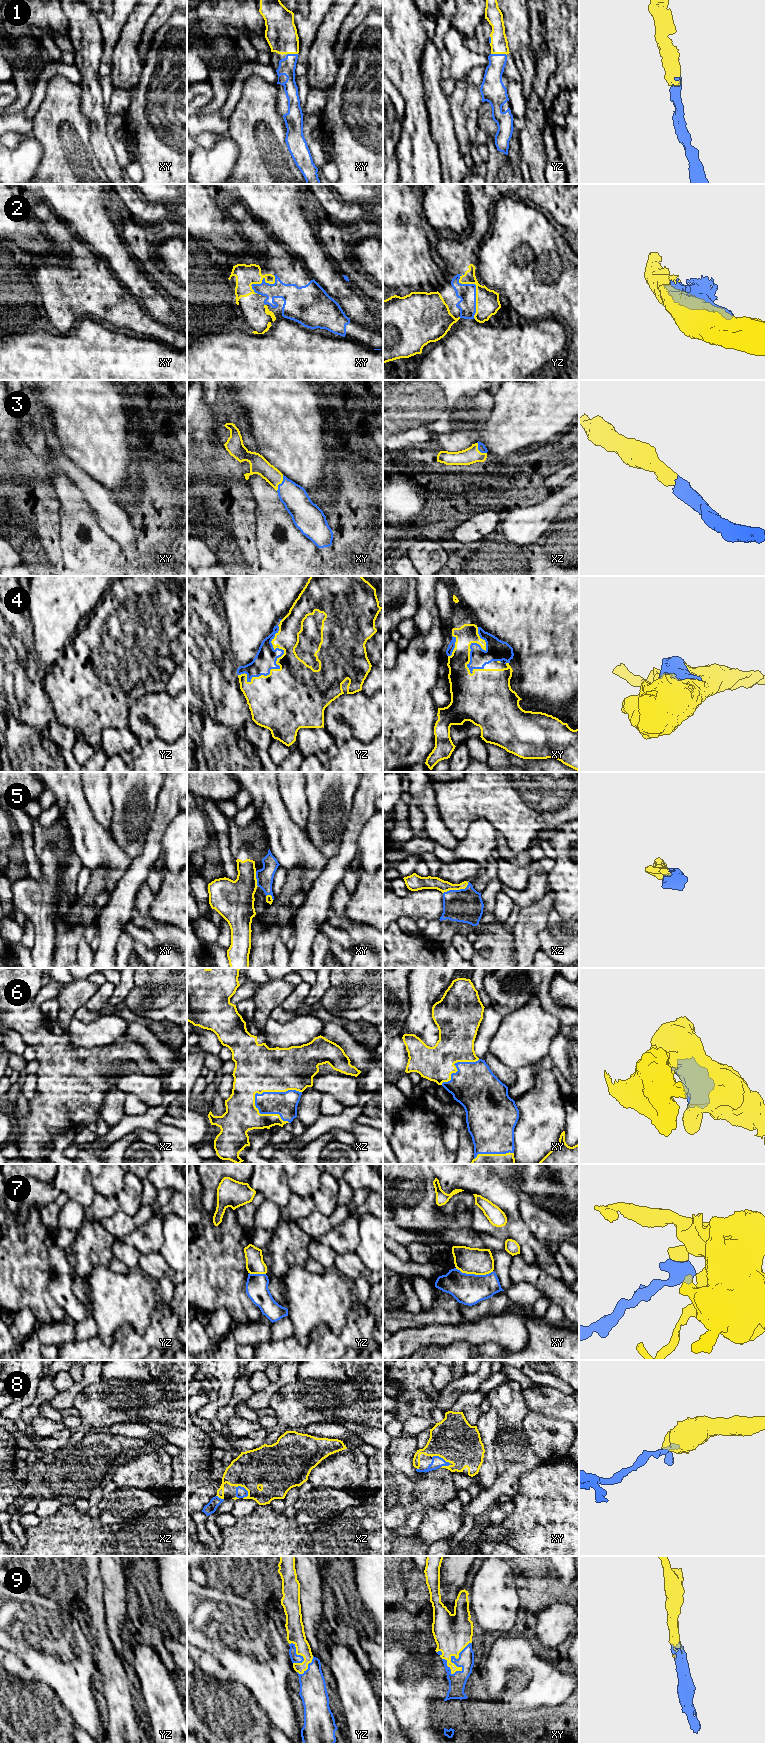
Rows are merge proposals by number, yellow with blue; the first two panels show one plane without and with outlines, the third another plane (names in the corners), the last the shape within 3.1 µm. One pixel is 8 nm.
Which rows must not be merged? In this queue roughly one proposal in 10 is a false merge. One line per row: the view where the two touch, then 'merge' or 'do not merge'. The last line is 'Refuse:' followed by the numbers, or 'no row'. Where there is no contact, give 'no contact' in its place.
1: contact in yz; merge
2: contact in yz; merge
3: contact in xy; merge
4: contact in yz; merge
5: contact in xz; merge
6: contact in xz; merge
7: contact in xy; do not merge
8: contact in xy; merge
9: contact in xy; merge
Refuse: 7

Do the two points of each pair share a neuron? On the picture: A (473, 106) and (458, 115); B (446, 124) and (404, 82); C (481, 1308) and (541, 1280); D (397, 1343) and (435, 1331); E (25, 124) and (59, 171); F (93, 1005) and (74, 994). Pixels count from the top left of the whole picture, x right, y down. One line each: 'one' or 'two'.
A: two
B: two
C: two
D: one
E: two
F: two

